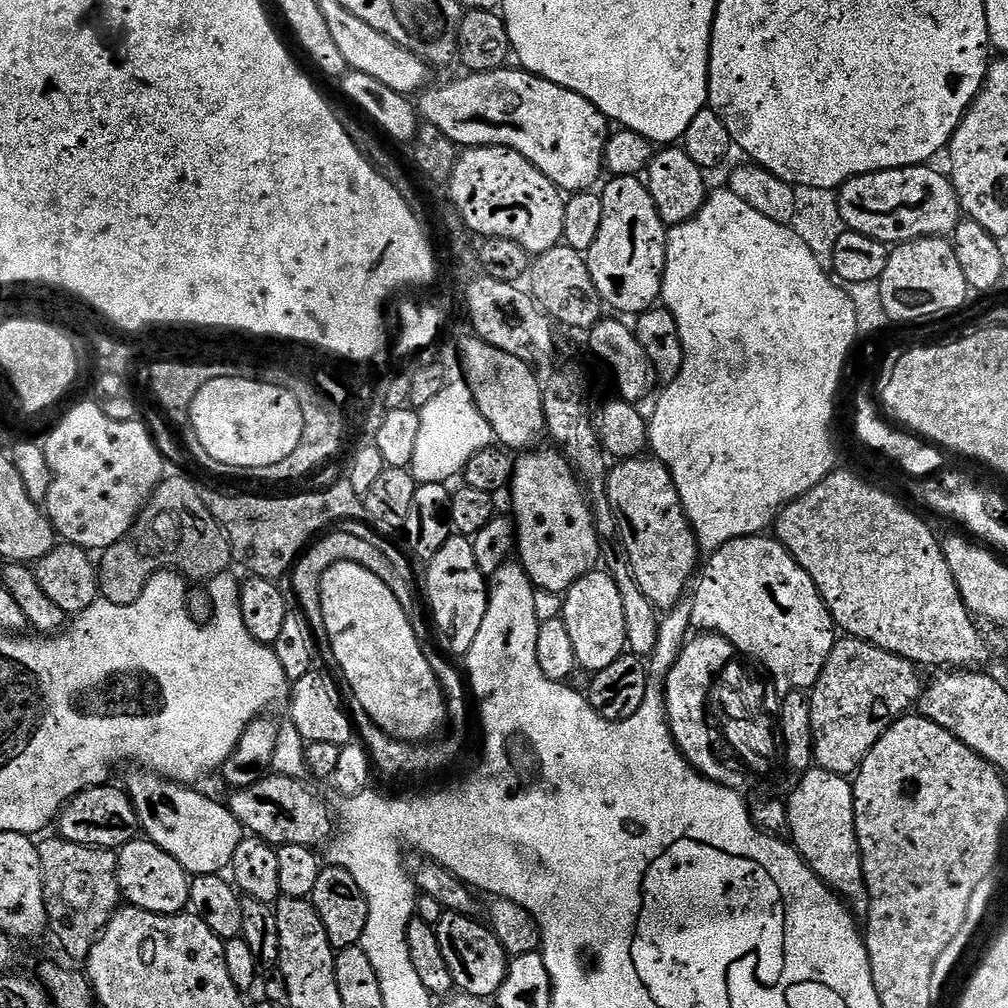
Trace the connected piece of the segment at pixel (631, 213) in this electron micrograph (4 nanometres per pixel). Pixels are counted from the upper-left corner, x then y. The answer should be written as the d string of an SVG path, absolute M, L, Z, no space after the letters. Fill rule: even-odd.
M618 176L609 181L602 191L602 226L594 246L586 253L588 269L609 309L643 314L661 299L664 290L670 232L640 176Z

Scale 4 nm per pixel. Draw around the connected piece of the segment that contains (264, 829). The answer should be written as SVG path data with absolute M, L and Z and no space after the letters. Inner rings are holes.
M279 774L268 775L258 782L249 784L247 788L235 789L231 793L233 796L227 797L226 803L234 818L238 818L240 825L253 837L261 836L266 843L272 844L271 846L317 846L316 844L320 843L323 845L334 832L333 813L332 816L328 813L327 806L303 784L303 779Z

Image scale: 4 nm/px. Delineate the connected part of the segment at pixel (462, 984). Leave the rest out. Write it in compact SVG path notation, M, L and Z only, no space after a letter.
M445 912L435 932L449 970L452 971L455 987L470 996L493 999L508 976L510 960L491 929L481 924L475 917Z

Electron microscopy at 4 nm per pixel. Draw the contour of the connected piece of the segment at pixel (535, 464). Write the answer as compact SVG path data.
M528 450L517 455L512 469L510 493L516 511L516 552L539 591L564 594L601 563L602 539L596 532L585 485L563 451L535 452Z

